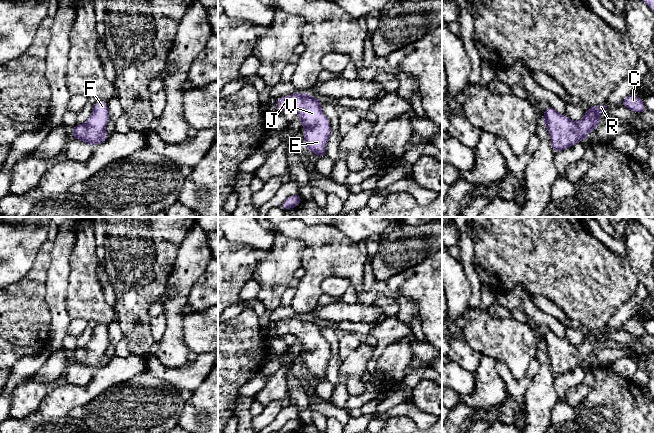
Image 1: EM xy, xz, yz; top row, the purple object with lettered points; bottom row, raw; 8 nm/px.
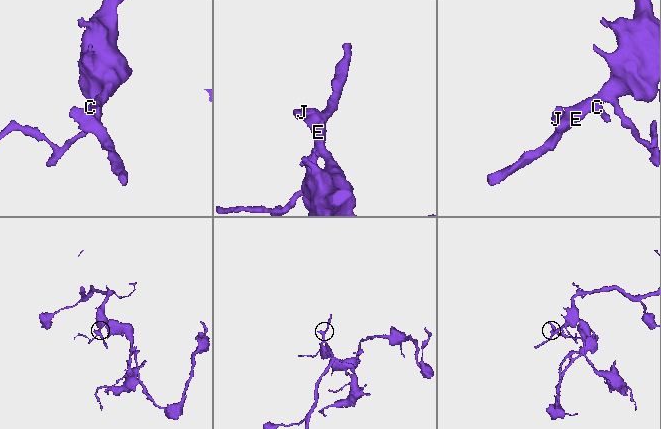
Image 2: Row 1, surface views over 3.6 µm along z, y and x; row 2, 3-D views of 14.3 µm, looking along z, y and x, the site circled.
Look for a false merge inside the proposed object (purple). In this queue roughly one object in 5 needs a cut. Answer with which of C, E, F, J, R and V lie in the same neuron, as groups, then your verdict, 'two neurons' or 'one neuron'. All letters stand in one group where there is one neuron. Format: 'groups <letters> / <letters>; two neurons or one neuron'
groups C E F J R V; one neuron

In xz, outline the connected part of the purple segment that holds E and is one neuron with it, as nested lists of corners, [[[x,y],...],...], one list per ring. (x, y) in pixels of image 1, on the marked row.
[[[295,92],[276,101],[276,110],[281,113],[292,110],[302,120],[304,144],[318,158],[326,156],[326,144],[332,134],[329,119],[321,108],[322,100],[305,93]]]

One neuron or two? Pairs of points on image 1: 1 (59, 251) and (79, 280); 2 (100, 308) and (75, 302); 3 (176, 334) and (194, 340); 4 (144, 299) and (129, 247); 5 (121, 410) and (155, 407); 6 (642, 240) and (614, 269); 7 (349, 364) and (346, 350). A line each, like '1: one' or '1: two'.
1: two
2: one
3: two
4: one
5: one
6: two
7: two

